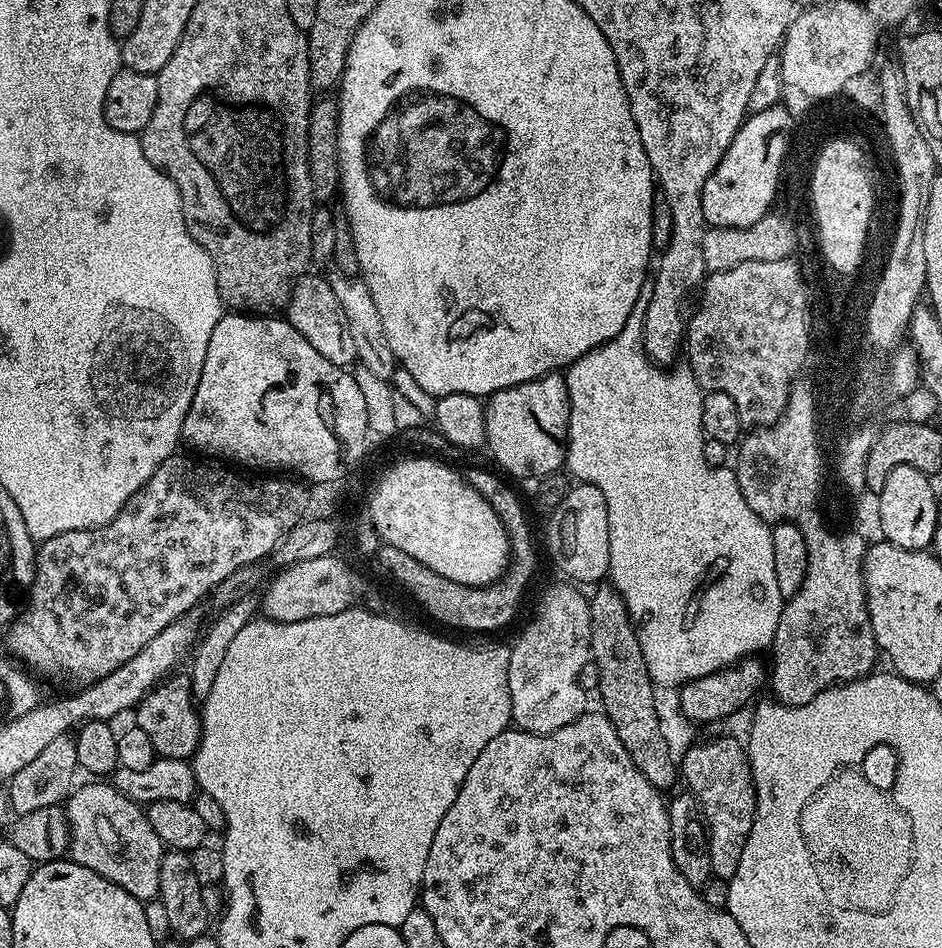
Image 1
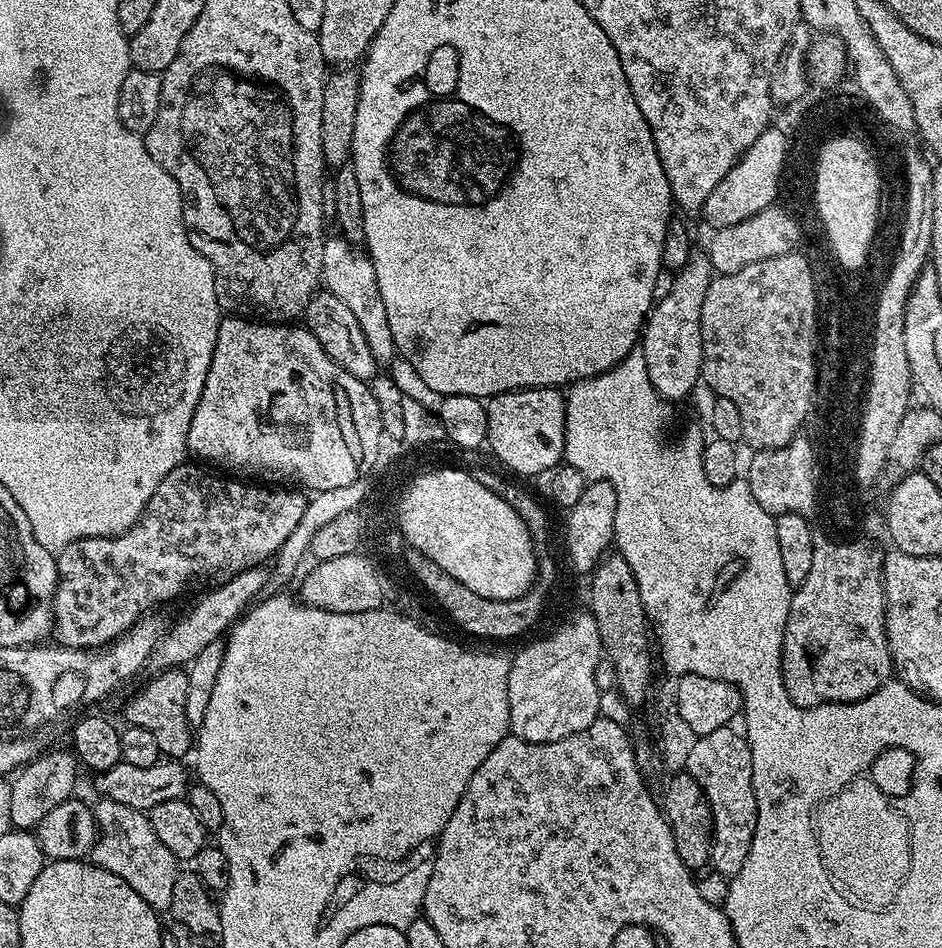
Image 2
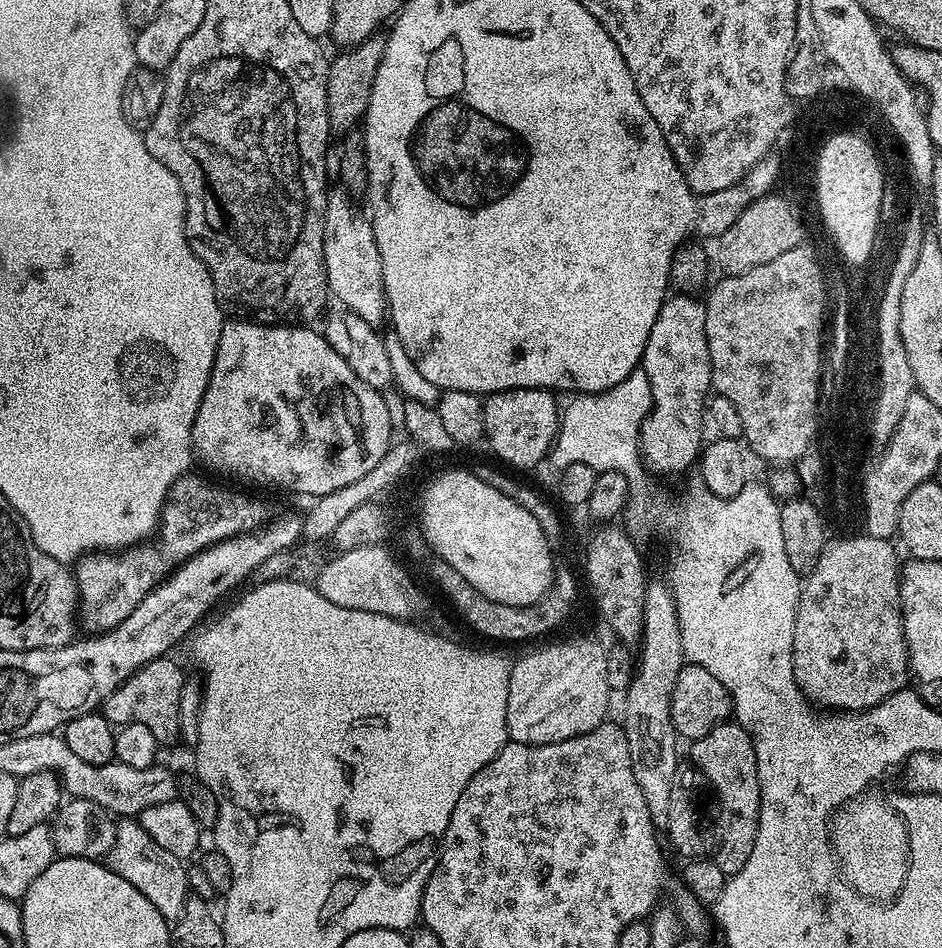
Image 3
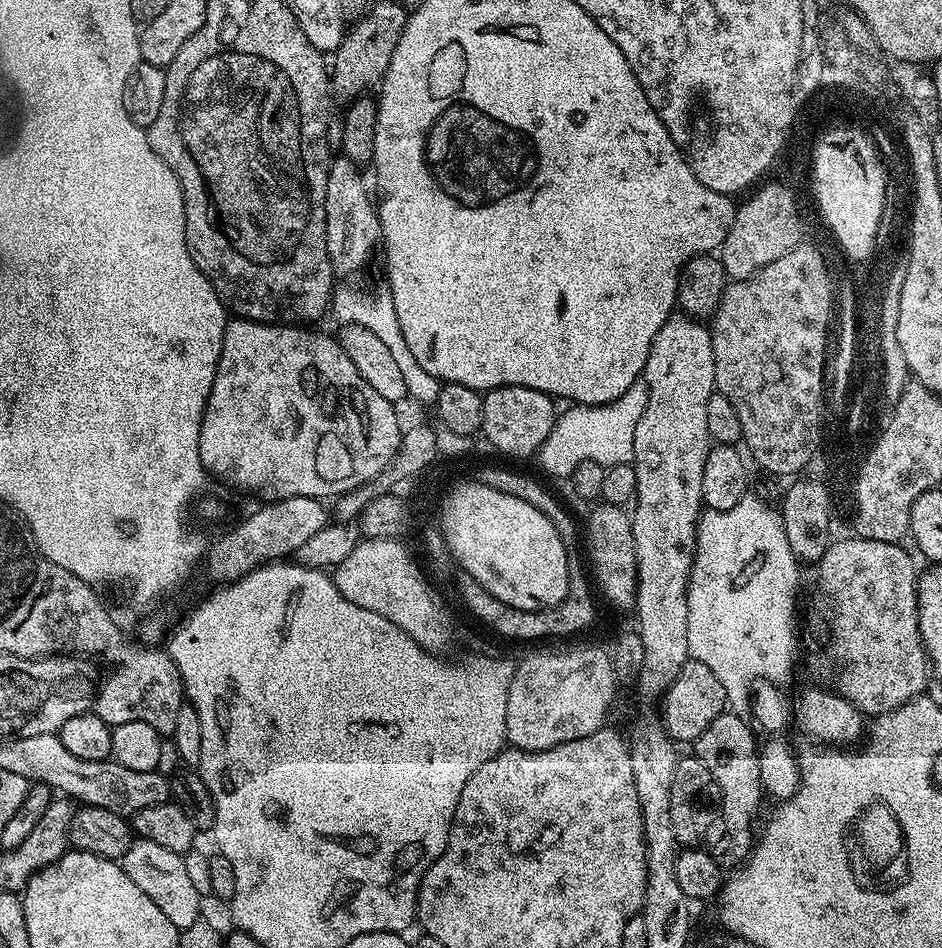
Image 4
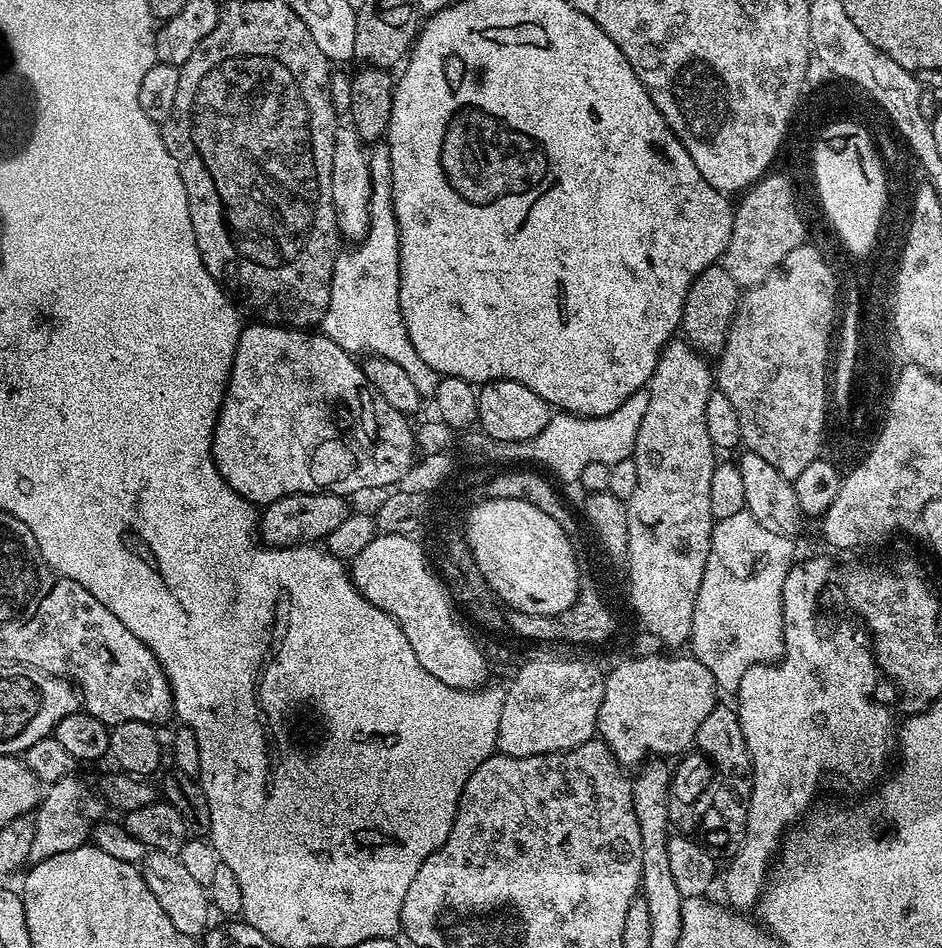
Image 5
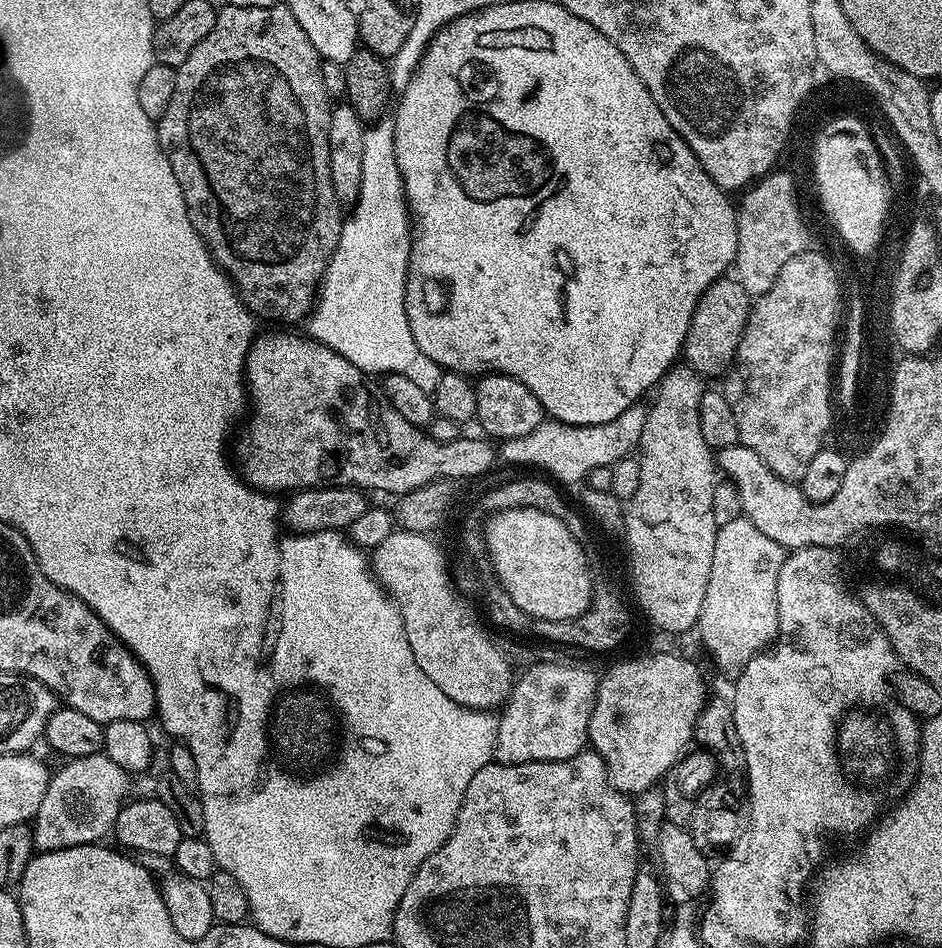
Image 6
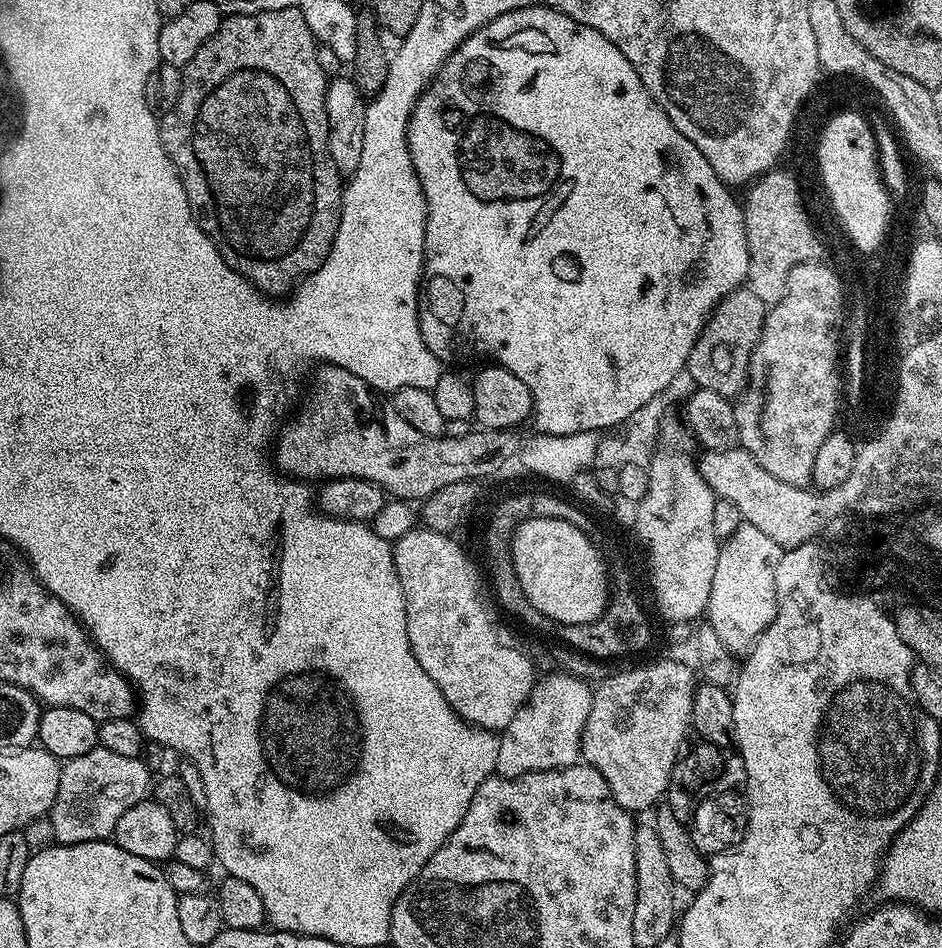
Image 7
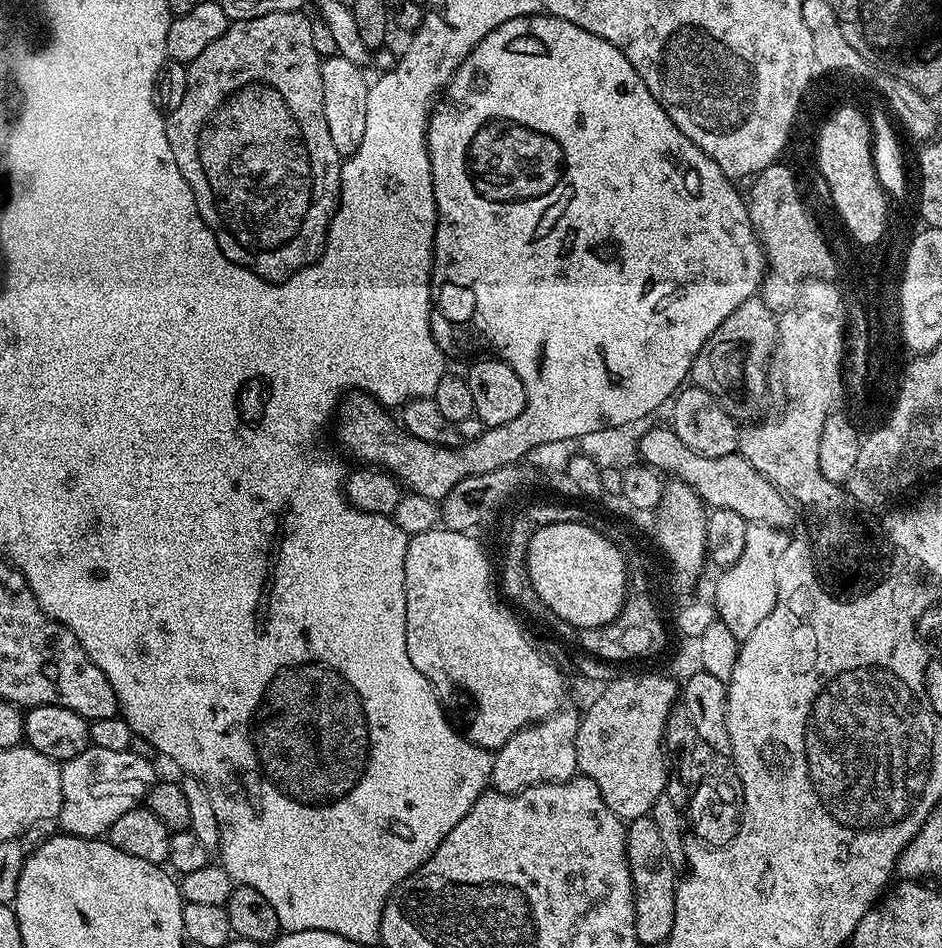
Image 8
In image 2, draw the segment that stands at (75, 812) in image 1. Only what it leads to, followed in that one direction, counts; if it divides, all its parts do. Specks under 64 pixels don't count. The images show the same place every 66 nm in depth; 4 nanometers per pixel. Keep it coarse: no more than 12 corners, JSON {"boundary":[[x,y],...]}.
{"boundary":[[94,804],[91,863],[167,910],[178,875],[145,813]]}

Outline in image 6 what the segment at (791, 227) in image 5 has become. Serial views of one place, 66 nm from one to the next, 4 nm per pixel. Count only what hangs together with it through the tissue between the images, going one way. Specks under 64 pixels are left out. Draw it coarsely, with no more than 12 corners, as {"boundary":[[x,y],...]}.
{"boundary":[[749,187],[736,213],[734,276],[749,297],[774,286],[805,230],[792,187]]}

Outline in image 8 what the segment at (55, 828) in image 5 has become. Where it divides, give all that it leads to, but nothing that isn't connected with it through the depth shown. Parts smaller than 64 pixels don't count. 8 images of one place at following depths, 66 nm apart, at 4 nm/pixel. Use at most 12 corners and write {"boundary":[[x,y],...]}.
{"boundary":[[136,750],[63,761],[58,824],[103,837],[157,783]]}

